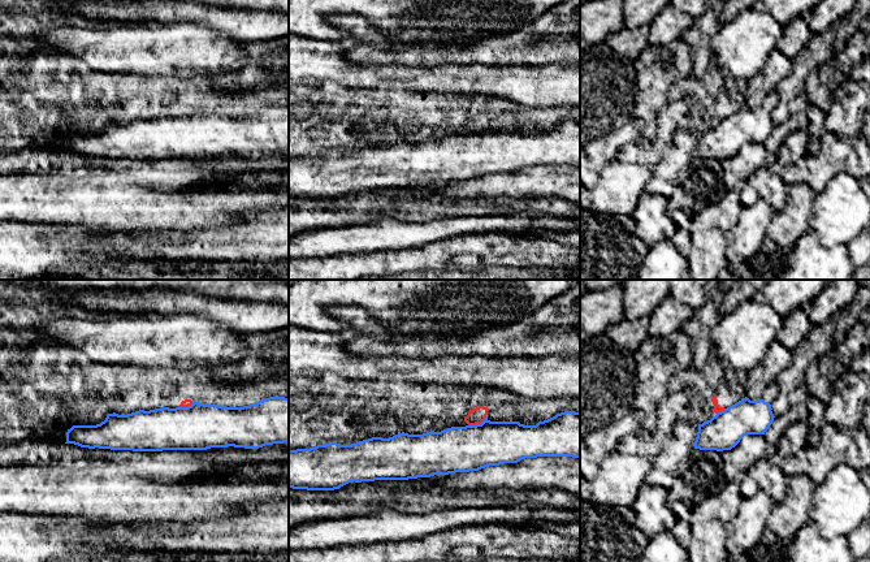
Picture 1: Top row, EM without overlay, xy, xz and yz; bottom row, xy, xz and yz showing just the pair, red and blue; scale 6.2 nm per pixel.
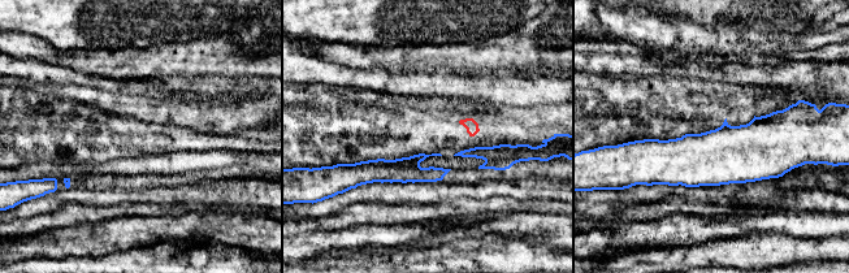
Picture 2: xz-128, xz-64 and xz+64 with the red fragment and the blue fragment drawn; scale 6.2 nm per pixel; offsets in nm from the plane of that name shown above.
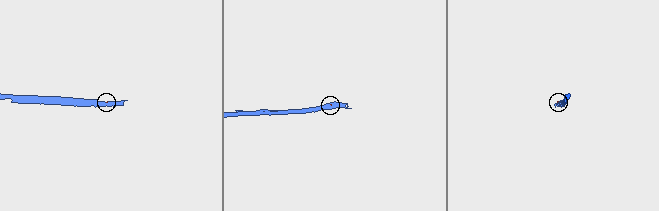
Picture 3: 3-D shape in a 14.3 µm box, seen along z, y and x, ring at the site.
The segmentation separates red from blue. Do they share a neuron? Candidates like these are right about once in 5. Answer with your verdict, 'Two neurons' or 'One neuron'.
Two neurons

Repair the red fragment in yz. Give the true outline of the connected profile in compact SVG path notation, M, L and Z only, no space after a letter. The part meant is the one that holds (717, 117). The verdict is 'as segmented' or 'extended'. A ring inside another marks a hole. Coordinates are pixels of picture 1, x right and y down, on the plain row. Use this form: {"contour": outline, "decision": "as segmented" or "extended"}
{"contour": "M724 78L724 85L711 107L715 122L745 107L746 81Z", "decision": "extended"}

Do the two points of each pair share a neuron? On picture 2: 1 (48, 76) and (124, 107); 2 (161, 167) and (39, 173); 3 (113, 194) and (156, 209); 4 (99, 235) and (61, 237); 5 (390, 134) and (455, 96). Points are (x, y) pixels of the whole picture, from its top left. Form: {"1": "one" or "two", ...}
{"1": "two", "2": "one", "3": "two", "4": "one", "5": "two"}

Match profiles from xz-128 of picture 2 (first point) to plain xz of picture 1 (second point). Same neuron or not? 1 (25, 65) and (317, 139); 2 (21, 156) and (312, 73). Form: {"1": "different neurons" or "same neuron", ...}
{"1": "different neurons", "2": "different neurons"}

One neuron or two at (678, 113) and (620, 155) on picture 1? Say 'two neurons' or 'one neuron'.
one neuron

